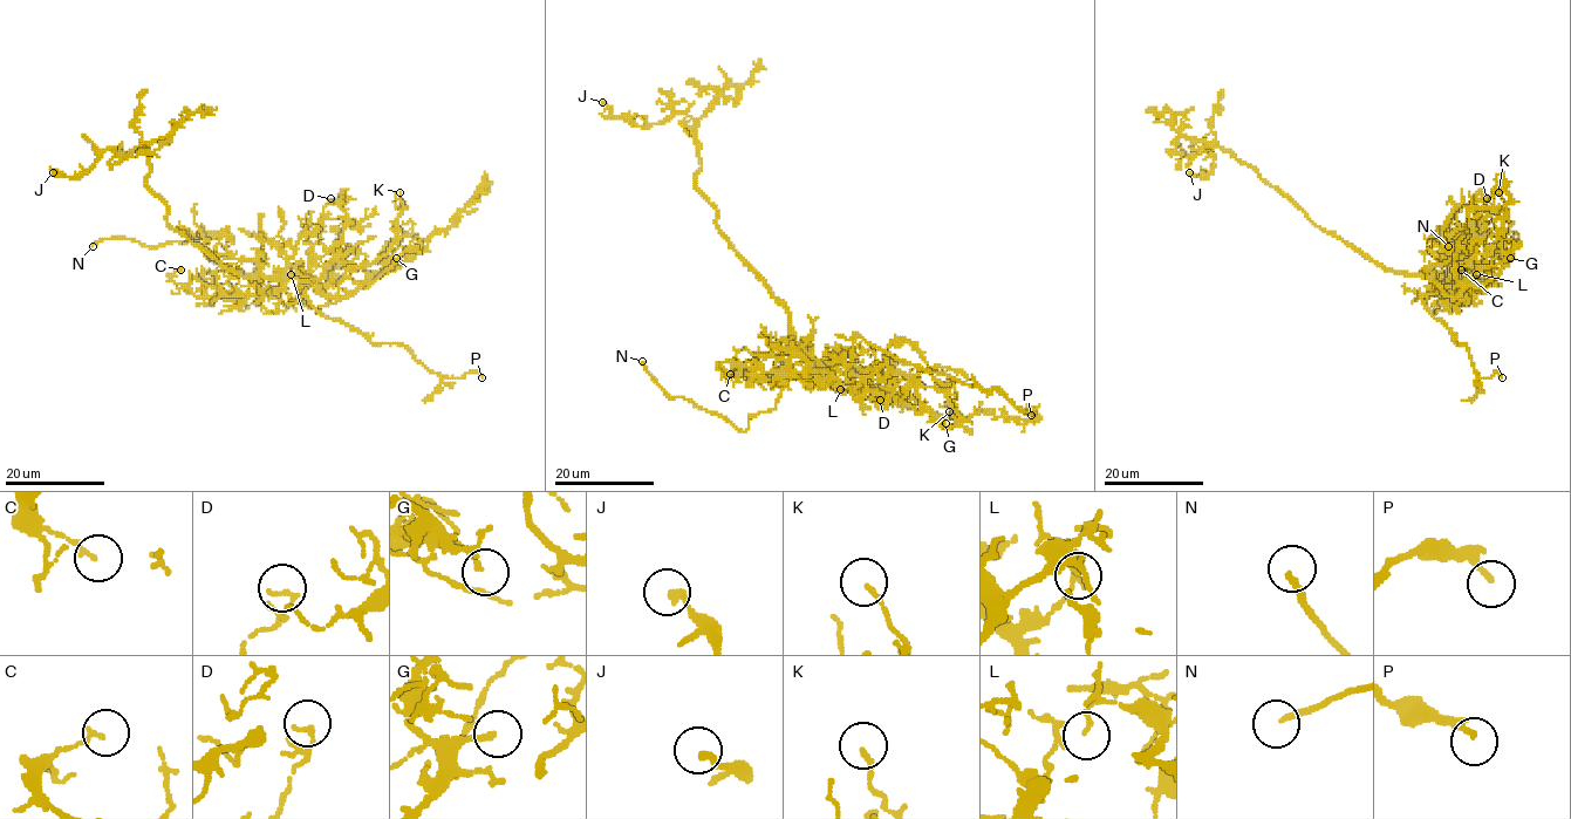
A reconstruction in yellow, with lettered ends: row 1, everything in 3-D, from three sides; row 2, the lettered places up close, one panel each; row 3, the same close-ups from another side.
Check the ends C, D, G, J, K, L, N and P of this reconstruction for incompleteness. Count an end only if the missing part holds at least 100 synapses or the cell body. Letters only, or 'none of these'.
N

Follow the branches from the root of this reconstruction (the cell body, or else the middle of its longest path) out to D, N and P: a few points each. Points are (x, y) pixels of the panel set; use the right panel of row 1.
D: (1405, 274), (1459, 275), (1466, 279), (1470, 273), (1472, 258), (1468, 227), (1483, 211), (1487, 198)
N: (1405, 274), (1493, 267), (1503, 238), (1518, 234), (1497, 247), (1483, 238), (1448, 246)
P: (1405, 274), (1462, 280), (1420, 299), (1467, 348), (1479, 377), (1496, 373), (1502, 377)

